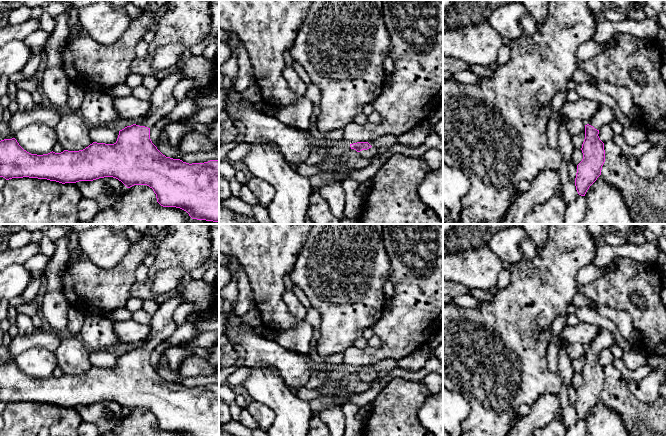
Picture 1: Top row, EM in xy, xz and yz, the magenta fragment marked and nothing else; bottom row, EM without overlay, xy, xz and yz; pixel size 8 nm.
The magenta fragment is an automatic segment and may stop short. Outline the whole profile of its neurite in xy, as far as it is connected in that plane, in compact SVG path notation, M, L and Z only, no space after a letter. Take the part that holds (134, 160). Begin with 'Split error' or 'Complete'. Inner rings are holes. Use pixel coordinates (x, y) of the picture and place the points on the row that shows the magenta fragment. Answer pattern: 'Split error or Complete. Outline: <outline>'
Split error. Outline: M174 70L159 81L149 100L149 114L119 131L114 144L93 142L79 151L64 150L61 153L31 154L24 150L15 138L0 141L0 177L38 178L62 184L93 181L113 177L127 188L147 185L156 194L157 202L163 207L176 207L186 211L192 219L219 223L219 160L204 163L186 163L163 155L150 139L150 129L167 116L178 104L173 90L184 78L181 70Z

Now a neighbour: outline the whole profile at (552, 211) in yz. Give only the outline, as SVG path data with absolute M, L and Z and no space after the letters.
M557 195L528 211L524 224L563 224L566 205Z

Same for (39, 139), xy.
M30 124L15 134L19 145L31 154L43 155L52 152L58 143L55 129L45 124Z

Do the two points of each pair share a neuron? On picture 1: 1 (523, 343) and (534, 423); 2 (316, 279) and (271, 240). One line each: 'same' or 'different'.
1: different
2: different

